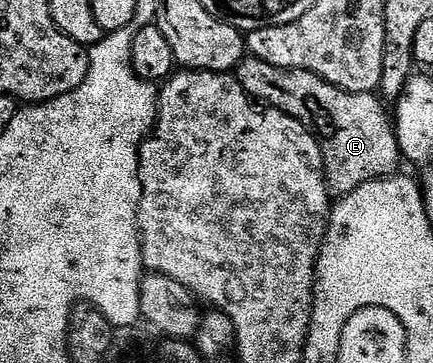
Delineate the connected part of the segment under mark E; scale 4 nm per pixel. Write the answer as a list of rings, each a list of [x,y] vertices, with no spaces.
[[[247,56],[238,64],[236,70],[238,81],[244,91],[259,102],[270,105],[274,109],[287,113],[292,119],[305,125],[322,146],[322,164],[331,194],[345,195],[369,181],[377,181],[379,177],[397,174],[398,160],[404,157],[398,148],[398,131],[392,120],[392,113],[385,109],[383,98],[374,93],[349,93],[316,74],[303,69],[281,69],[272,67],[272,63],[264,63],[258,57]]]

